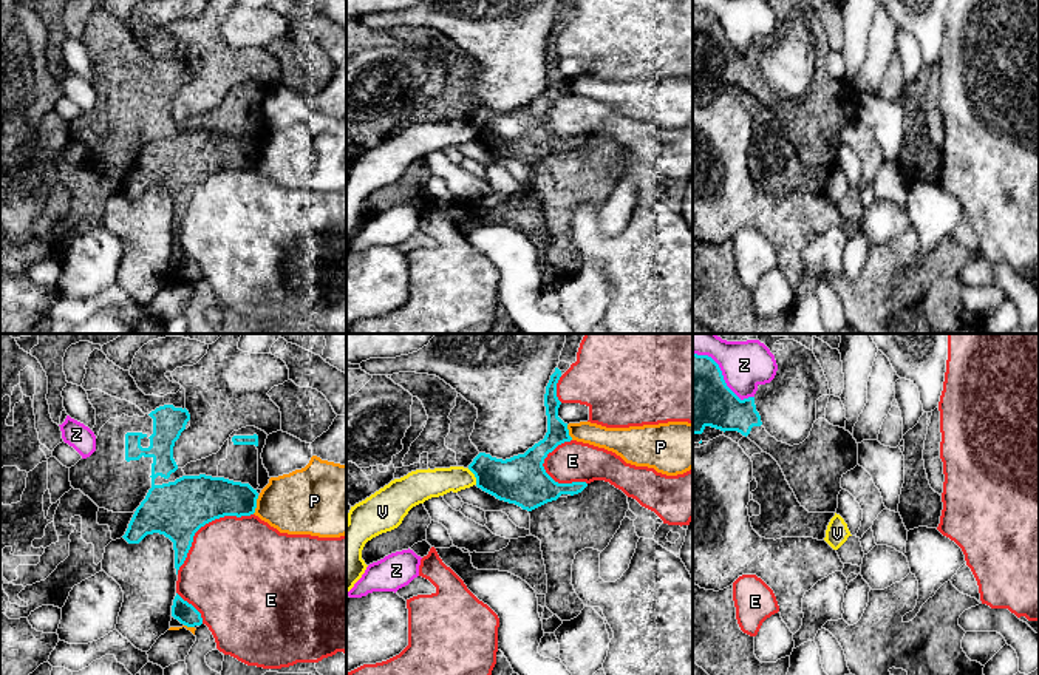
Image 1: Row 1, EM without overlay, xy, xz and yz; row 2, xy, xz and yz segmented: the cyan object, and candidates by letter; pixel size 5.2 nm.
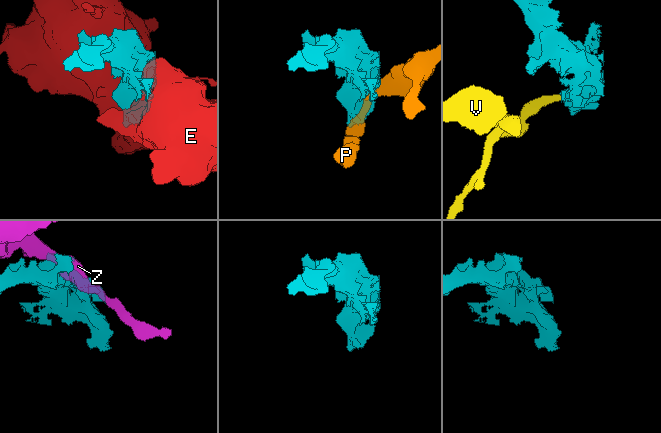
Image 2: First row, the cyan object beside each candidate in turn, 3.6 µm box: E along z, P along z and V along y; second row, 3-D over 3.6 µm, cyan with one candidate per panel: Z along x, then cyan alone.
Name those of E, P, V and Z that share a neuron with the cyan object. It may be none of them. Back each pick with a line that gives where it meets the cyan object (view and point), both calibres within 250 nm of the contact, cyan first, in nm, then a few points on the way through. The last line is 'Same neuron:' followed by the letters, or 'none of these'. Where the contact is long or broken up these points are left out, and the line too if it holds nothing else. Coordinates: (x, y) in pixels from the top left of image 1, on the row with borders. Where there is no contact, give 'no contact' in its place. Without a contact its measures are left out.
Same neuron: none of these

